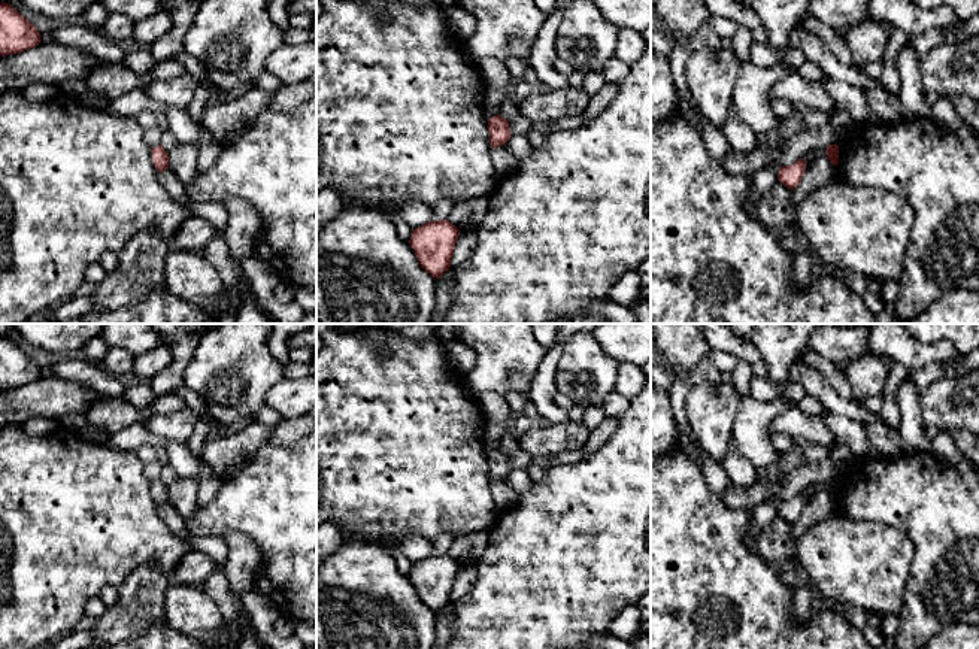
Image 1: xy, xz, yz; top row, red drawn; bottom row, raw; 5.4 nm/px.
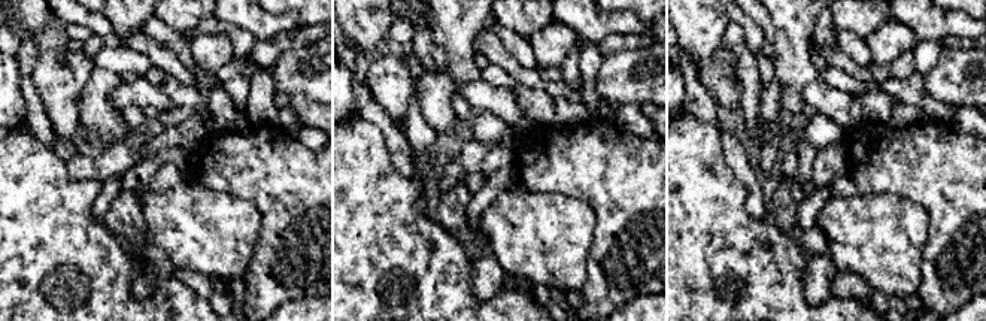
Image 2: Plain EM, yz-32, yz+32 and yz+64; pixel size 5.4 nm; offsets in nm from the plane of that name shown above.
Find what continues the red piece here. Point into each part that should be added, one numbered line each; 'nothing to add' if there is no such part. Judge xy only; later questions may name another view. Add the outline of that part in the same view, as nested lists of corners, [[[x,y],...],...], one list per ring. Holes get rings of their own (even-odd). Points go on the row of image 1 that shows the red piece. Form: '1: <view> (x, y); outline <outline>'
nothing to add

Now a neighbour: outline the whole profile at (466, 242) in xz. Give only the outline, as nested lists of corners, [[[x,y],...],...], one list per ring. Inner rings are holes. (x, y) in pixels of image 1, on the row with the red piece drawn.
[[[475,230],[461,231],[454,248],[451,267],[464,263],[475,251],[476,242],[478,237]]]

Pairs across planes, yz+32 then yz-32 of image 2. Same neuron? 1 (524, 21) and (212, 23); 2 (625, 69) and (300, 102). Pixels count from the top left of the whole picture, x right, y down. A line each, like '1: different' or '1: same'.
1: different
2: different

